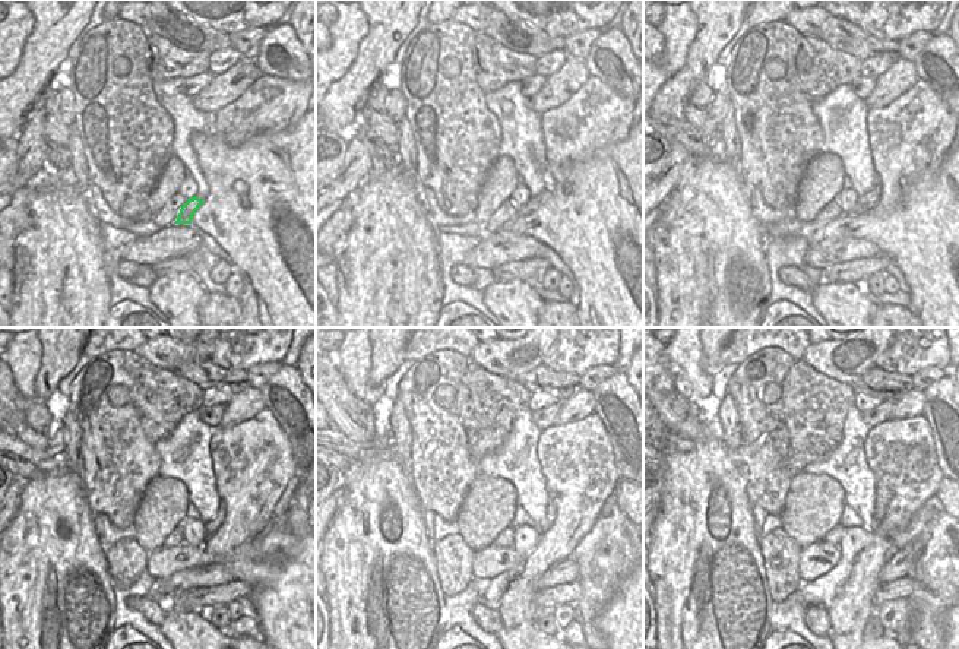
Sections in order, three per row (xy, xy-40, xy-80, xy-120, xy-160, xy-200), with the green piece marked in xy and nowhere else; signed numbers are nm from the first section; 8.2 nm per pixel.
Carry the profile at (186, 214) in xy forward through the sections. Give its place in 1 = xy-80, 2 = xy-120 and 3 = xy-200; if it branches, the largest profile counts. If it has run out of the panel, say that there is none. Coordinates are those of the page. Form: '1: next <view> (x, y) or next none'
1: next xy-80 (867, 202)
2: next xy-120 (211, 528)
3: next xy-200 (883, 494)

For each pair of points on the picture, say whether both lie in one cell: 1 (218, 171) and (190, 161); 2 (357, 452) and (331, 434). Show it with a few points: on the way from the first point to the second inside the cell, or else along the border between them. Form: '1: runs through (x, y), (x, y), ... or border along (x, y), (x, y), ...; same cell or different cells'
1: border along (196, 130), (192, 148), (206, 198); different cells
2: runs through (351, 450), (336, 440); same cell

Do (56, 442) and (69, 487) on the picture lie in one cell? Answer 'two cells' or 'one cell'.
two cells

